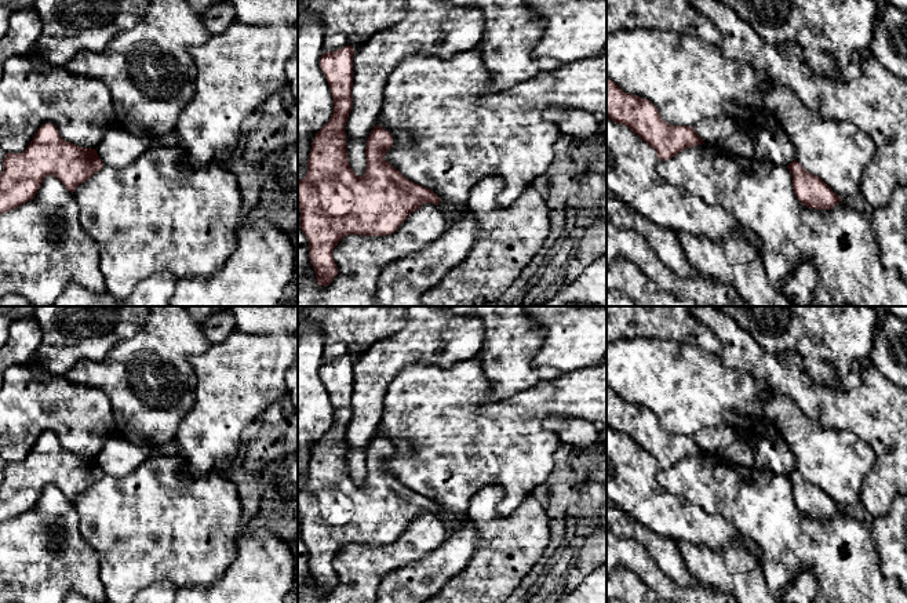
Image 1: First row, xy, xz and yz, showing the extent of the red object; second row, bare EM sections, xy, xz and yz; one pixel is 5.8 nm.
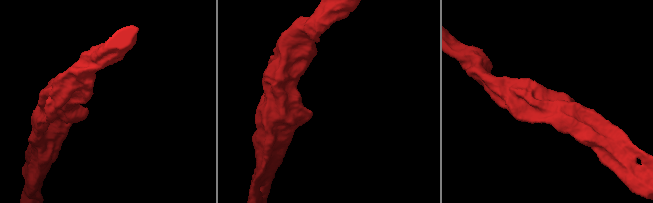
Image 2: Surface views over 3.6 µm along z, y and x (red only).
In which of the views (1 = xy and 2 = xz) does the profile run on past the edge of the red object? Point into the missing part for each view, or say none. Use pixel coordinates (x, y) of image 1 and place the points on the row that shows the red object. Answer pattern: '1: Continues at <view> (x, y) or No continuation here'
1: No continuation here
2: No continuation here

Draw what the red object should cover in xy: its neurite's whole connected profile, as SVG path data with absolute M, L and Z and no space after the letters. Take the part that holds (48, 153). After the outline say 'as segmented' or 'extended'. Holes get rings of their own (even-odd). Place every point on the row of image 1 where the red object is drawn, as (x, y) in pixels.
M51 123L43 124L21 153L6 153L0 174L0 215L33 199L47 175L57 177L69 192L88 181L103 167L96 149L80 148L65 141Z; as segmented

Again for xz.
M346 46L320 58L334 112L316 134L307 172L298 181L300 229L309 241L318 286L328 286L338 275L332 254L345 236L391 235L423 203L438 206L441 201L433 190L409 181L383 159L393 146L393 137L379 124L367 139L364 175L356 175L350 167L345 126L353 106L354 52Z; as segmented

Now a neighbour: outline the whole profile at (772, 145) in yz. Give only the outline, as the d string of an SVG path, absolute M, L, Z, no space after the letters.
M747 128L755 144L755 157L787 167L797 160L795 150L787 137L779 130Z

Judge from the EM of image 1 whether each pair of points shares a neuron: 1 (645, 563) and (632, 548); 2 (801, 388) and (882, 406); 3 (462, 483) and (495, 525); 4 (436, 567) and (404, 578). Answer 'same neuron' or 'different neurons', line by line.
1: same neuron
2: same neuron
3: different neurons
4: same neuron

